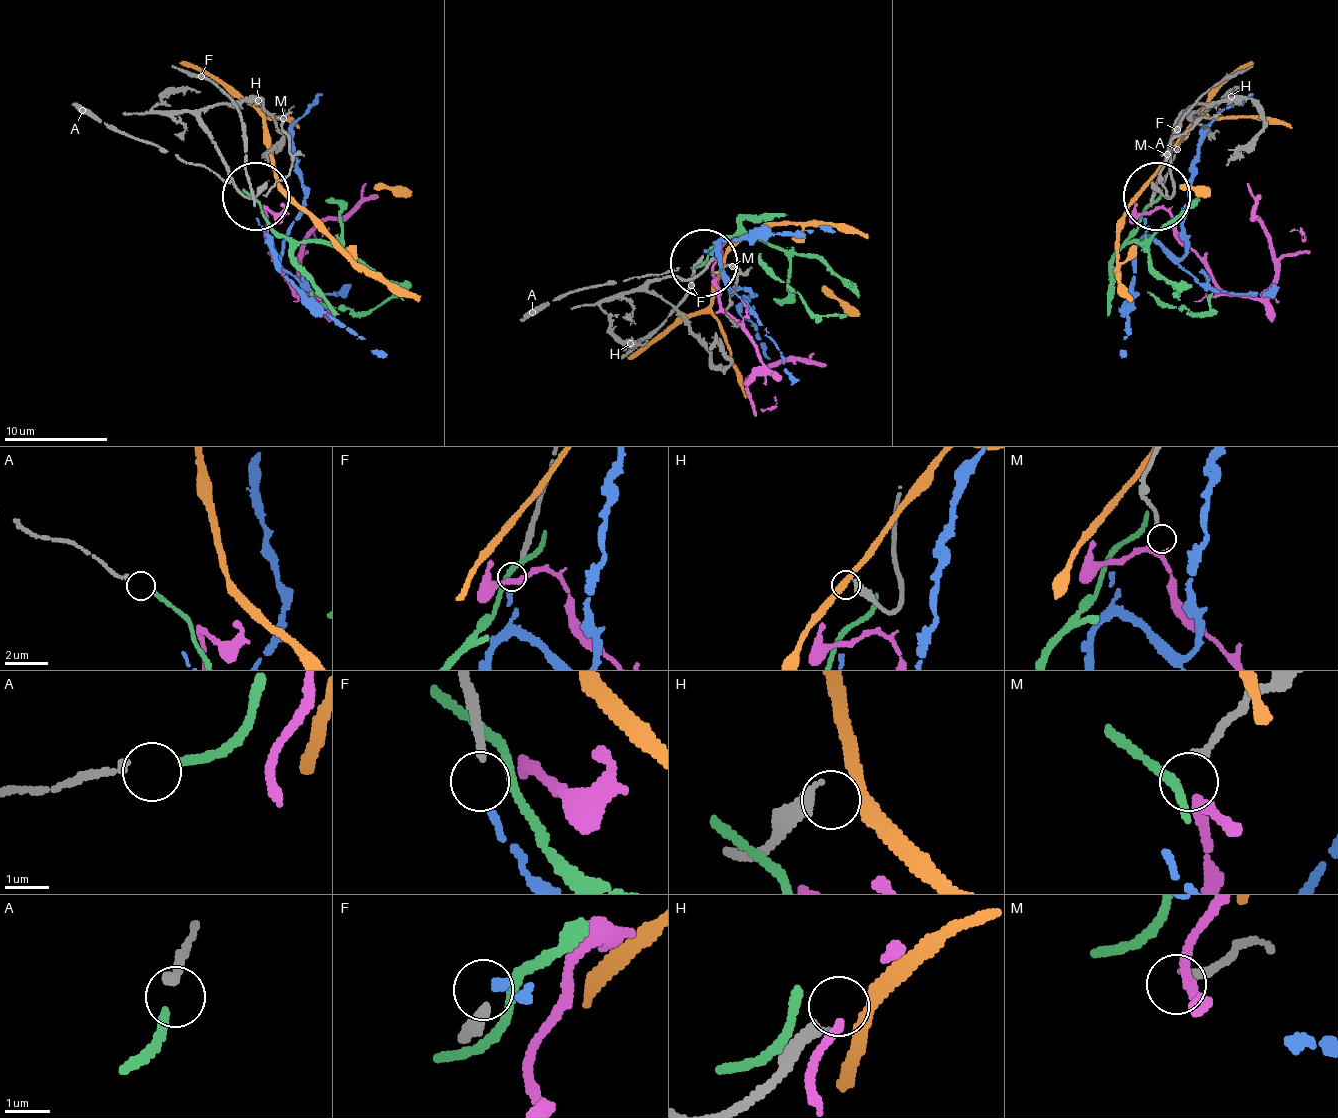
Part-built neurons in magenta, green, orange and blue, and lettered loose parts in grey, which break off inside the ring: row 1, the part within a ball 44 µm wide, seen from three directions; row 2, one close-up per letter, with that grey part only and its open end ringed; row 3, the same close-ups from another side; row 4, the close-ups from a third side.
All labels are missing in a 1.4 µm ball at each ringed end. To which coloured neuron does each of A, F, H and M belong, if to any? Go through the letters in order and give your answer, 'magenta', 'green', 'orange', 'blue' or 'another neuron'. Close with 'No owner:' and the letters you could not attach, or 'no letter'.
A: green
F: blue
H: another neuron
M: magenta
No owner: H

